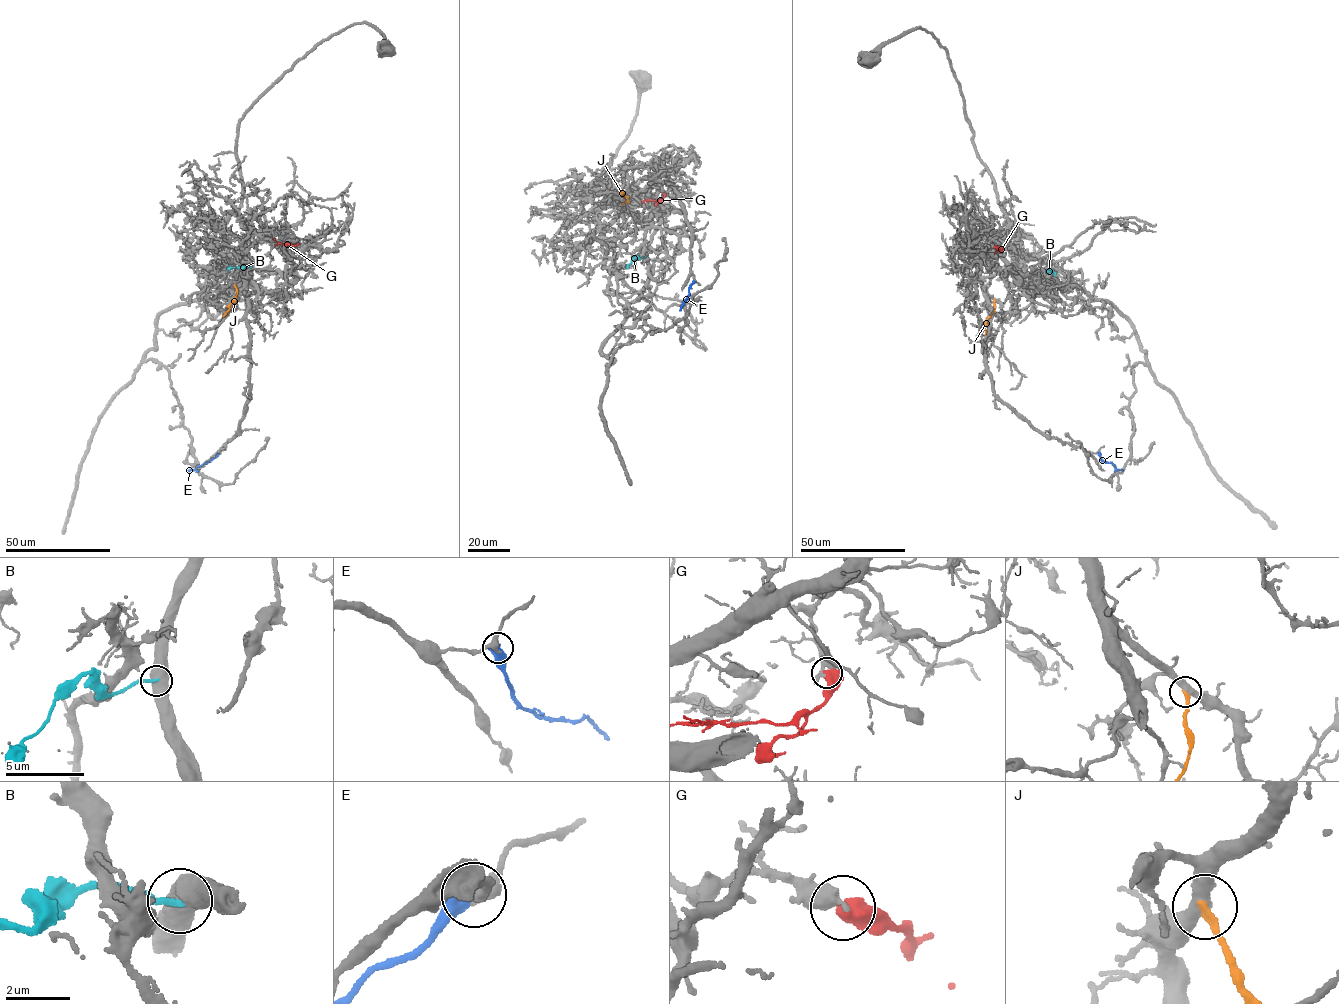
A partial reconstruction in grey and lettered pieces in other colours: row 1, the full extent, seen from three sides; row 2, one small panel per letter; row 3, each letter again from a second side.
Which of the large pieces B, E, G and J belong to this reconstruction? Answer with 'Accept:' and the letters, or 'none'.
Accept: none

